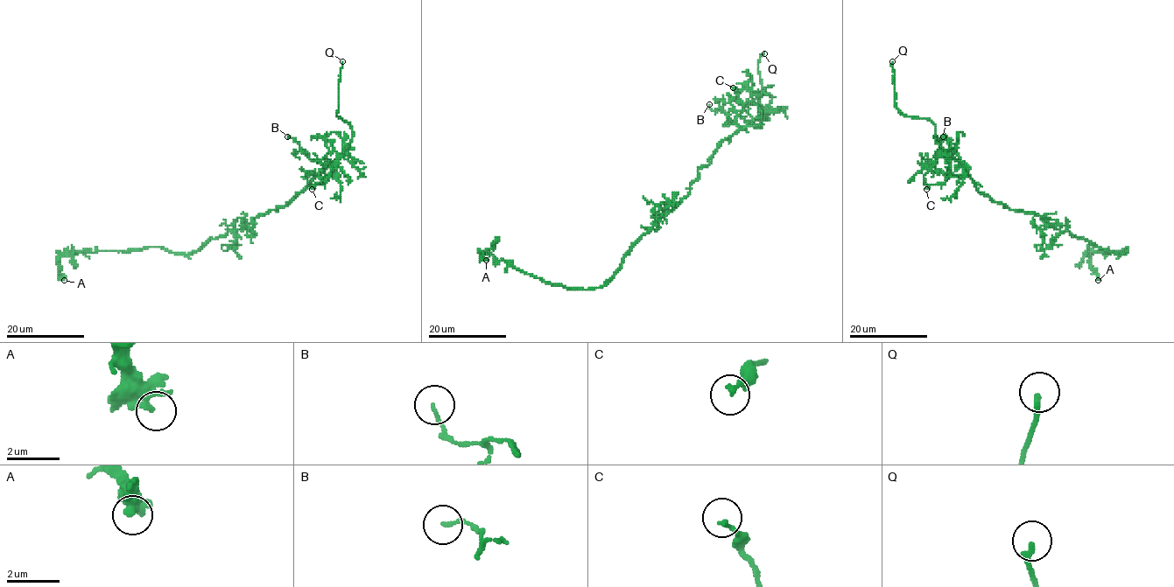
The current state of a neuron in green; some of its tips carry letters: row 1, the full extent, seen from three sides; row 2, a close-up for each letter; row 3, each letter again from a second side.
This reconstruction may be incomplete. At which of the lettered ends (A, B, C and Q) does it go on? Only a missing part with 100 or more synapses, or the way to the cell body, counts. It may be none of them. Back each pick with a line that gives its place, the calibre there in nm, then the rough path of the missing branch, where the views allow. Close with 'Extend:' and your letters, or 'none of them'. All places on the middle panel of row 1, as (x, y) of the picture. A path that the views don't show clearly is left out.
Q: place (764, 53); calibre 220 nm; course (764, 53), (762, 52), (760, 41), (755, 36), (748, 36)
Extend: Q

